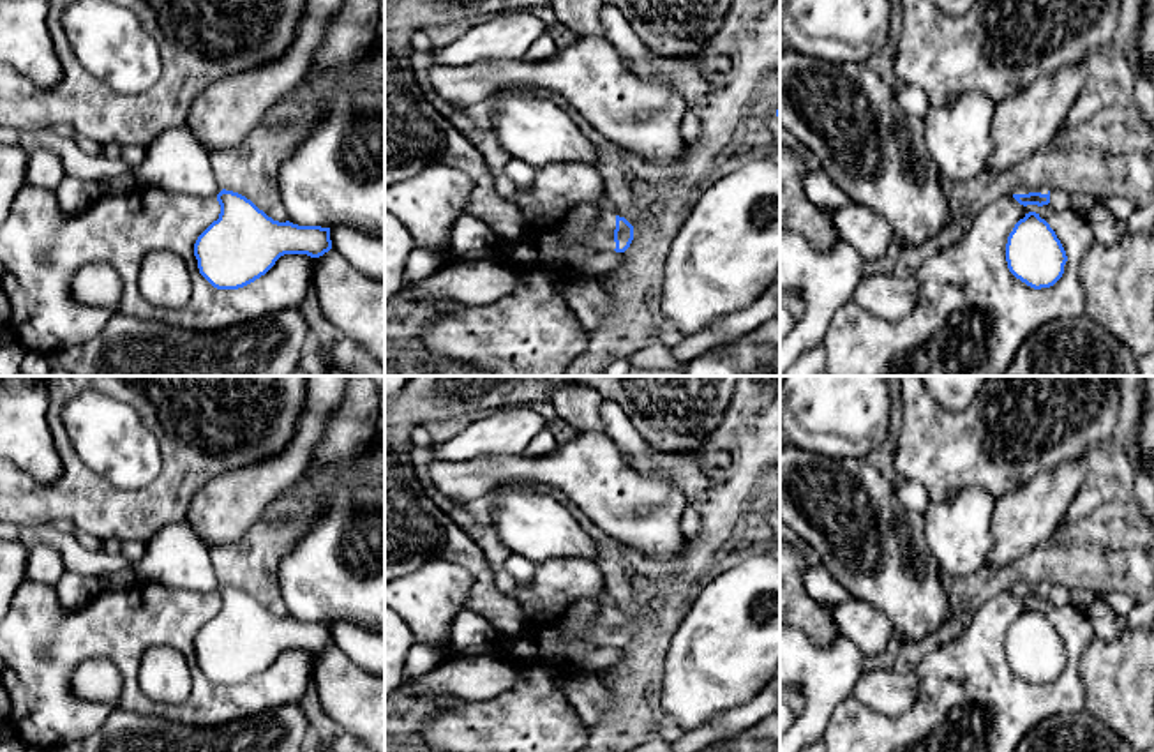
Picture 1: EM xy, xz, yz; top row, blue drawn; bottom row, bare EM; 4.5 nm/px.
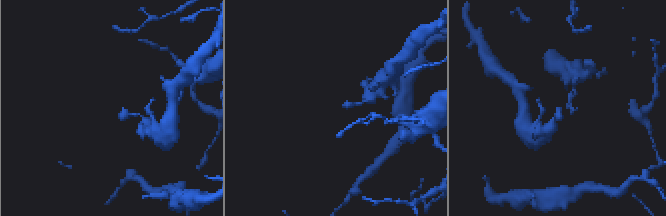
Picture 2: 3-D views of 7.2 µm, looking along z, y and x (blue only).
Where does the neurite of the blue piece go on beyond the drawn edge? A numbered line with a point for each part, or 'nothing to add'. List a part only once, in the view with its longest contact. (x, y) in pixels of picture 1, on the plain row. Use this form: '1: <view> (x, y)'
1: yz (1022, 585)

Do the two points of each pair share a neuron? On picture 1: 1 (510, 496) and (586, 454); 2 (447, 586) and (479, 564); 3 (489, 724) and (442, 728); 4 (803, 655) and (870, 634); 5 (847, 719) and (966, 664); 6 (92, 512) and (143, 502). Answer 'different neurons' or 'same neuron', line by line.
1: different neurons
2: different neurons
3: same neuron
4: different neurons
5: same neuron
6: same neuron

